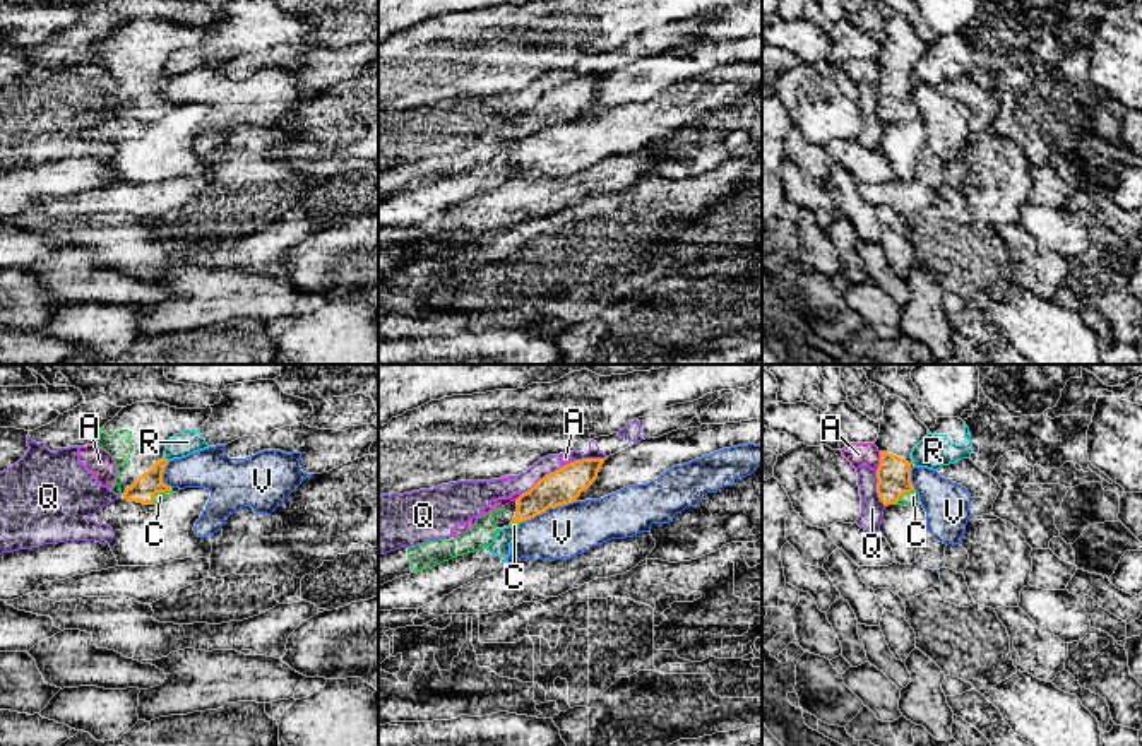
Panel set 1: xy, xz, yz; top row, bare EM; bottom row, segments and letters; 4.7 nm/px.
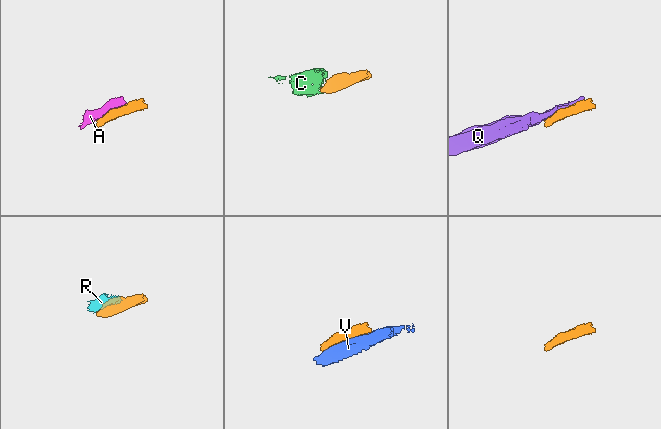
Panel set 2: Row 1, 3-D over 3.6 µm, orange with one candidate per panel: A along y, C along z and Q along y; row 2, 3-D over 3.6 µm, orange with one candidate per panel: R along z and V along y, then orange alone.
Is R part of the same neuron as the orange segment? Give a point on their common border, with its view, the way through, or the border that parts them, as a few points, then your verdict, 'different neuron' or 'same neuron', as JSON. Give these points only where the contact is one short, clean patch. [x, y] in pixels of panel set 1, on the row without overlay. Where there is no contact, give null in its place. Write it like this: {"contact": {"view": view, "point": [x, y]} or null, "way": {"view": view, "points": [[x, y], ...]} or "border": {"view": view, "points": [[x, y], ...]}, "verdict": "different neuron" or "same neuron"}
{"contact": {"view": "xy", "point": [165, 76]}, "border": {"view": "xy", "points": [[165, 74], [168, 77]]}, "verdict": "different neuron"}

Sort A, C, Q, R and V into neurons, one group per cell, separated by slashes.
A Q / C / R / V

